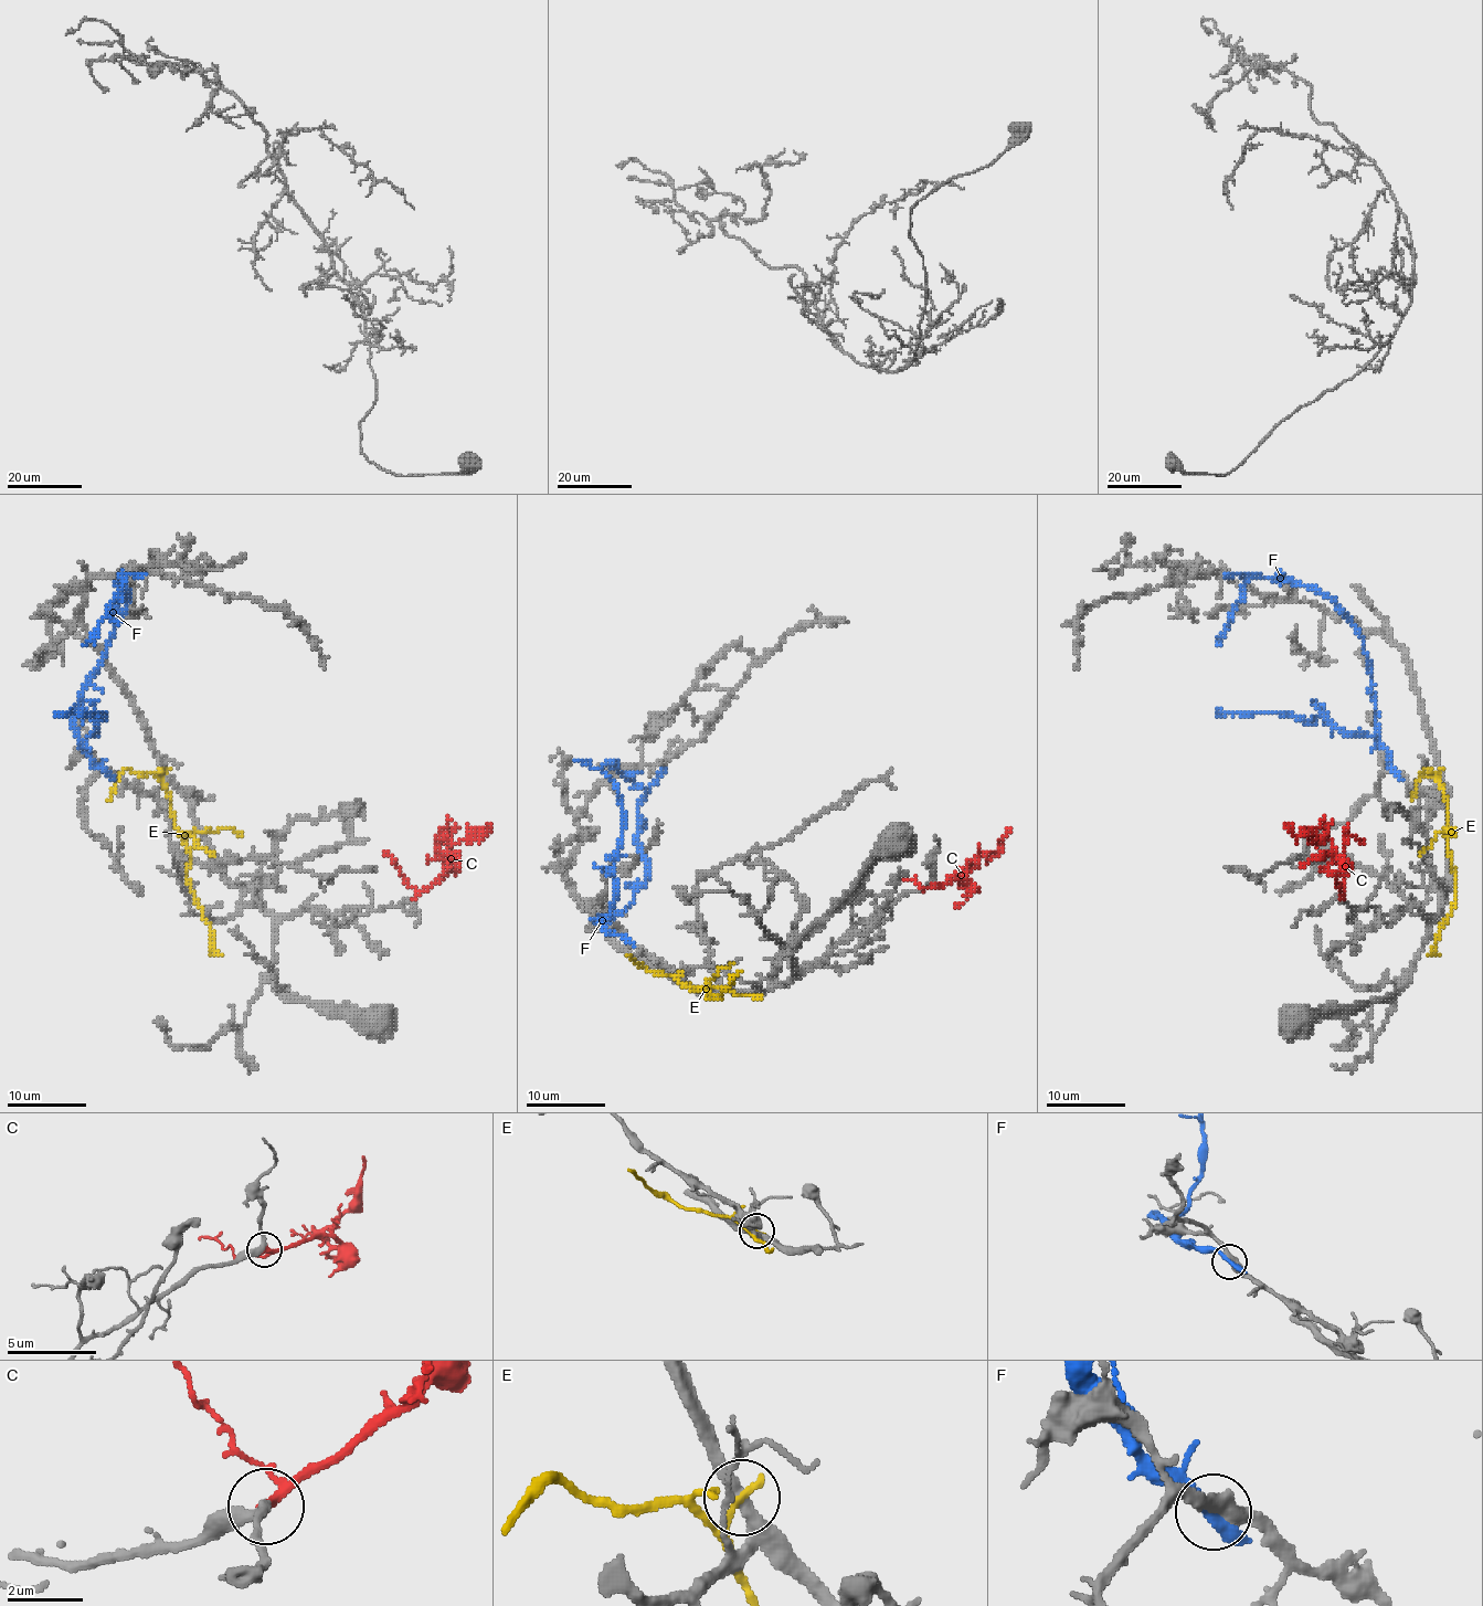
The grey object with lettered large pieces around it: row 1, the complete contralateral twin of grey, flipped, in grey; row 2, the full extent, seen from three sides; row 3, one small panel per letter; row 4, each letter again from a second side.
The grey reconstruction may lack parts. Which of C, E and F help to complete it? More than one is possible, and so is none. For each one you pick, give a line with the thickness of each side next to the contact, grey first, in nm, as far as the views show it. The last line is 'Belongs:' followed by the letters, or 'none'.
C: 280 nm thick on the grey side, 200 nm on the other
Belongs: C

